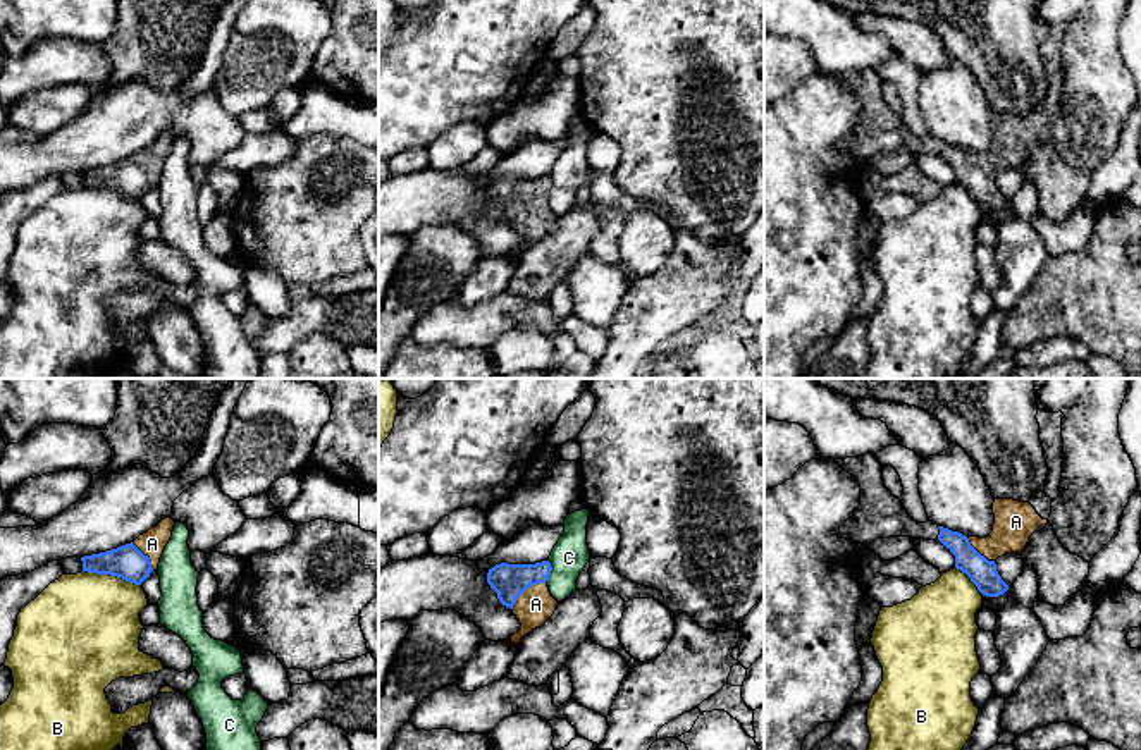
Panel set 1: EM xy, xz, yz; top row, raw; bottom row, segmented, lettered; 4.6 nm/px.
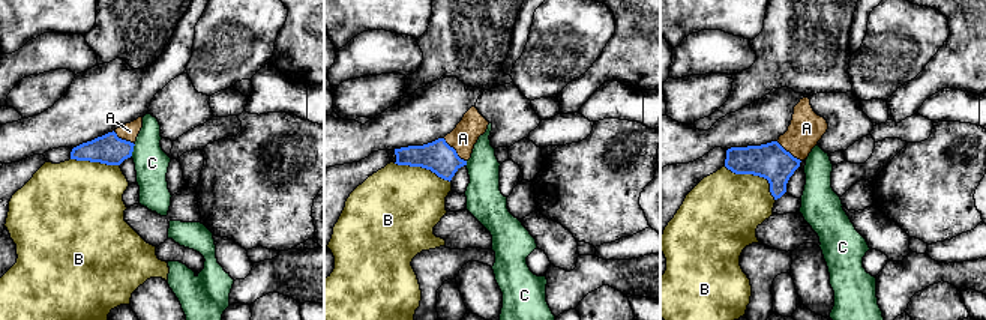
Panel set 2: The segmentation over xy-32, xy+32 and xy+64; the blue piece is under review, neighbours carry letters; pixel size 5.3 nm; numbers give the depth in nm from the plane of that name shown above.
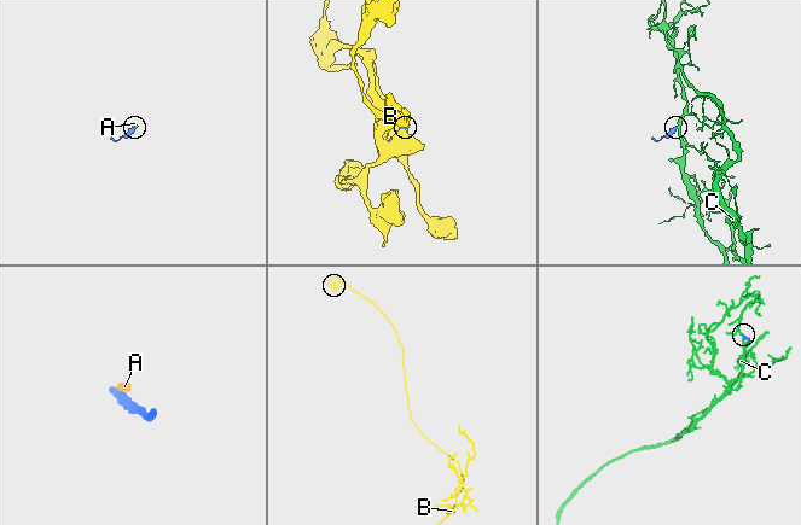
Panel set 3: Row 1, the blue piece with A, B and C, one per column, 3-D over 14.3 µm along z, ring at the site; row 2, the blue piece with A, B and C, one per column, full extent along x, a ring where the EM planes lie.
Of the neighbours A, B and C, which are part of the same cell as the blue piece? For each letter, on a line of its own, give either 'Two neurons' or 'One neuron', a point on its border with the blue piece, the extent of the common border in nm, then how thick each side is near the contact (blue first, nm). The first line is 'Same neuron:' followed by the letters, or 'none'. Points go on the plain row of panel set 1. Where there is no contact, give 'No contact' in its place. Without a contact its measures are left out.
Same neuron: A
A: One neuron. Touches blue at xz (525, 203). Shared border 220 nm. Thickness 160 nm (blue) against 170 nm
B: Two neurons. Touches blue at xy (112, 190). Shared border 280 nm. Thickness 160 nm (blue) against 460 nm
C: Two neurons. Touches blue at xz (549, 186). Shared border 100 nm. Thickness 160 nm (blue) against 170 nm

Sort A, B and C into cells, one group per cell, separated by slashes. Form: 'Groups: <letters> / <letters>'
Groups: A / B / C

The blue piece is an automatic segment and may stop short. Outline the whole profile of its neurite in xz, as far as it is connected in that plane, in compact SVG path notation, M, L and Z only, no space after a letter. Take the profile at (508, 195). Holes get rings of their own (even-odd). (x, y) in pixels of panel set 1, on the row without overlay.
M549 175L535 179L501 177L489 184L487 198L521 239L520 246L509 253L511 258L518 260L527 248L540 243L554 229L559 217L547 201L551 184Z

